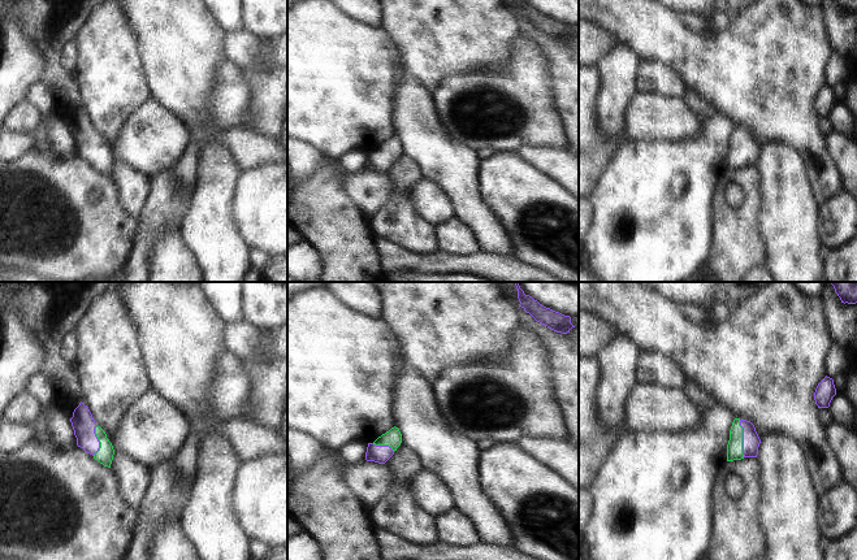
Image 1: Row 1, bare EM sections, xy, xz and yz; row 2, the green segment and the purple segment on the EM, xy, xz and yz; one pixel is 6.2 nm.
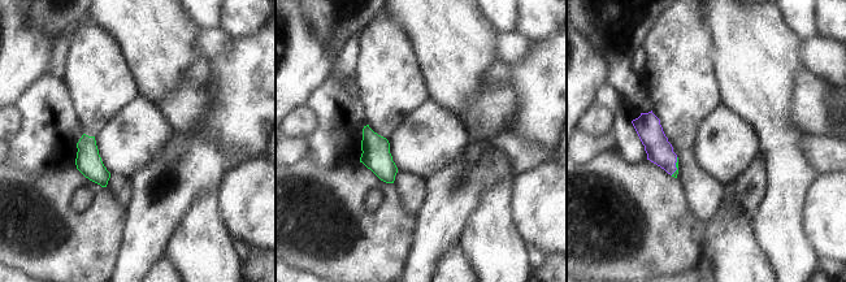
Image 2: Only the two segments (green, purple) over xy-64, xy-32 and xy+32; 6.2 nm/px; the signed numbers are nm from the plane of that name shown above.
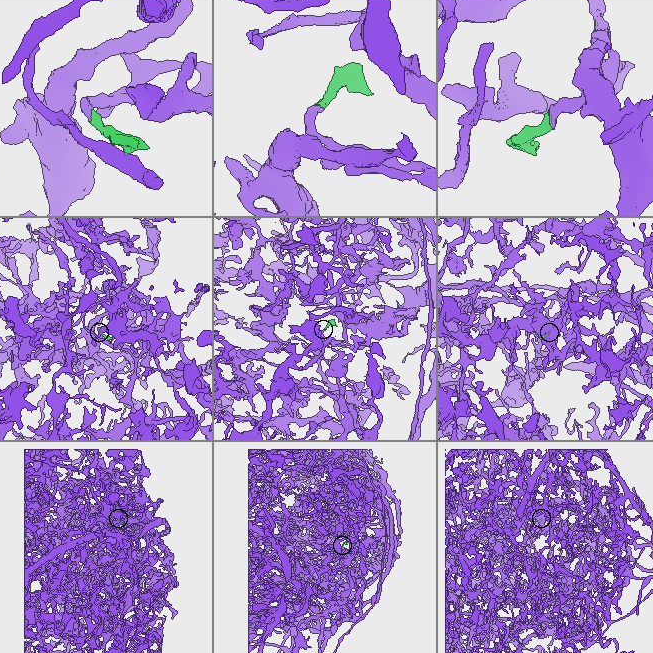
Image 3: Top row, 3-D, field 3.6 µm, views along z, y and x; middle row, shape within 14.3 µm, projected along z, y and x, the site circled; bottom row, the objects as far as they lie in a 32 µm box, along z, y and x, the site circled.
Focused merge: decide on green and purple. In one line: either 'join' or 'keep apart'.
join

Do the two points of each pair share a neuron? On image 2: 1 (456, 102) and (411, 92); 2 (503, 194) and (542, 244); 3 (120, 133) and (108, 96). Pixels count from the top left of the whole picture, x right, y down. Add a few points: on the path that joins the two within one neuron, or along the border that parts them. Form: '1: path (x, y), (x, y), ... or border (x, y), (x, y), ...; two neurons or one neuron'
1: border (420, 68), (429, 98); two neurons
2: border (513, 174), (511, 218), (519, 233); two neurons
3: border (138, 95), (95, 137); two neurons

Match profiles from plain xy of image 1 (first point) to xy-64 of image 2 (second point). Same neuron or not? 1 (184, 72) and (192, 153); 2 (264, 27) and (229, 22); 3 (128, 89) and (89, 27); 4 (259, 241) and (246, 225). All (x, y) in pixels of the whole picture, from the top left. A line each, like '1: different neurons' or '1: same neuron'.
1: different neurons
2: same neuron
3: same neuron
4: same neuron

